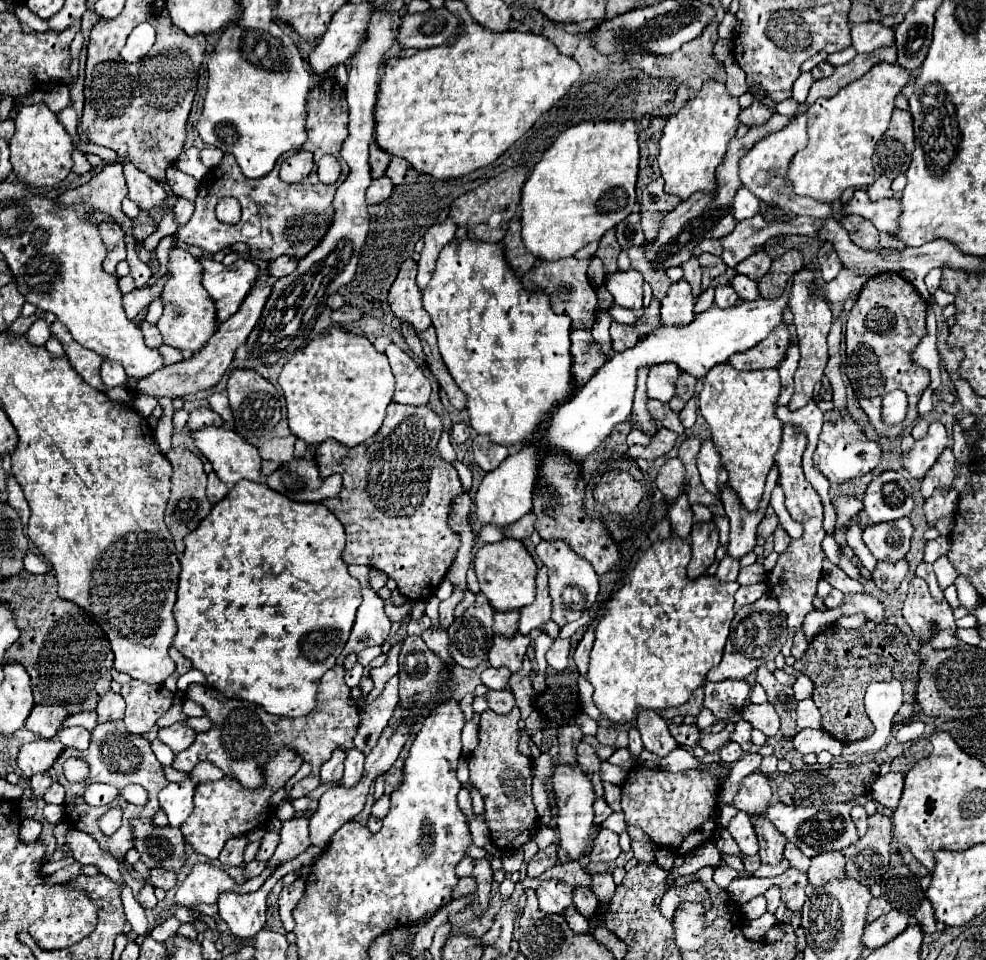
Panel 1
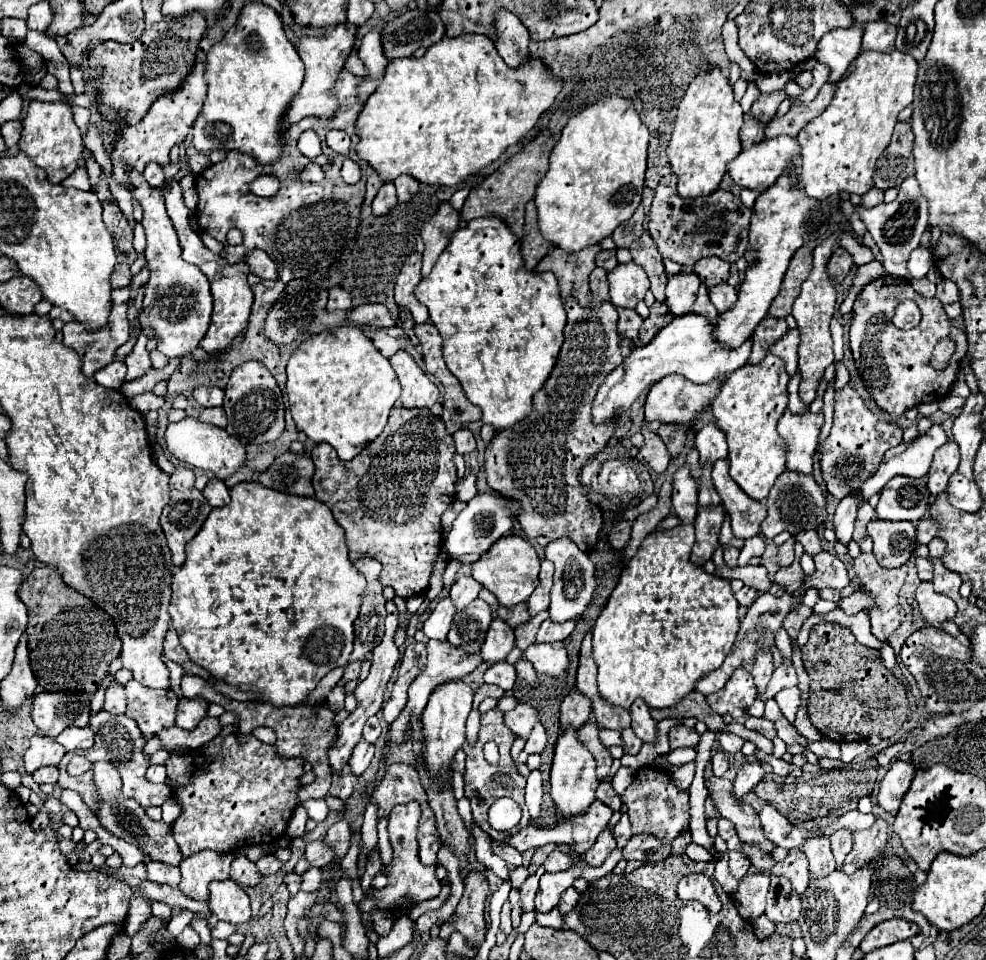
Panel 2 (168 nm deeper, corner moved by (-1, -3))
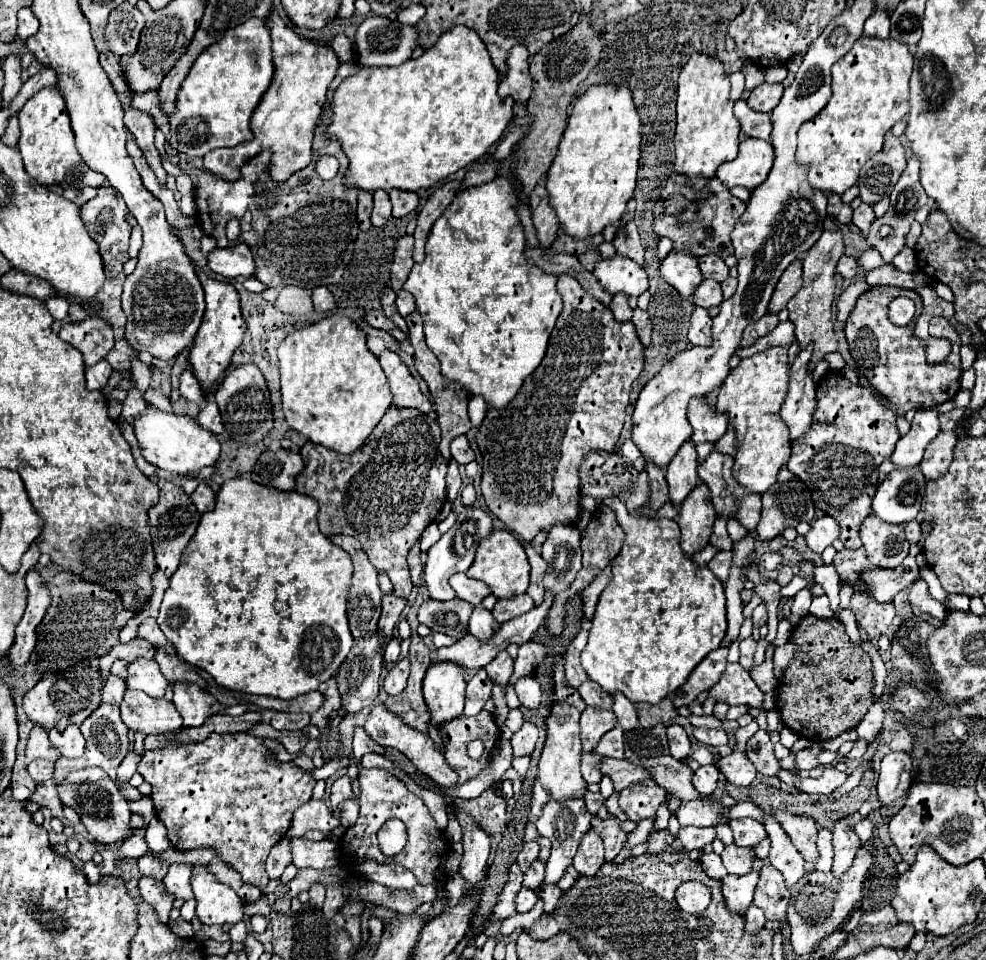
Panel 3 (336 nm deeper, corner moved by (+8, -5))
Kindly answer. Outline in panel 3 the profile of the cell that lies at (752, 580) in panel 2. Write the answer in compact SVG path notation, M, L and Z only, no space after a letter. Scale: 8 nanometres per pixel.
M723 551L723 553L717 553L707 565L721 579L721 583L727 583L727 579L729 579L731 559L733 559L733 553L731 551Z

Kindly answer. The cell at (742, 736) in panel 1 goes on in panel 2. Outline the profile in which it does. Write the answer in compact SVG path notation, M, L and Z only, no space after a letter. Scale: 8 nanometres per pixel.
M720 733L718 743L720 743L722 751L726 751L726 753L738 753L742 749L742 745L744 745L744 739L740 739L738 735L732 735L732 733Z

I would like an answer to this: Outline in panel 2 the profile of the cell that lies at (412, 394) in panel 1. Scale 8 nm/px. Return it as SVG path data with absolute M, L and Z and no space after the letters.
M398 351L390 359L390 363L402 385L402 395L398 399L398 405L432 407L438 401L438 387L428 379L428 375L416 365L416 361L406 351Z

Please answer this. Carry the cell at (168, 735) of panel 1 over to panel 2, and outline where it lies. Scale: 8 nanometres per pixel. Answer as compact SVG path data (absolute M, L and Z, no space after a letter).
M182 697L178 703L178 715L176 715L176 725L182 729L194 729L208 713L208 703L202 697L196 699L186 699Z

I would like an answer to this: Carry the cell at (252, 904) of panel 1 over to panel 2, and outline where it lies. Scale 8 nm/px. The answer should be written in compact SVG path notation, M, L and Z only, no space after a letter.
M232 879L226 881L214 881L208 885L210 891L210 911L220 919L228 921L232 925L244 925L250 921L252 911L250 911L250 899L246 891L236 885Z

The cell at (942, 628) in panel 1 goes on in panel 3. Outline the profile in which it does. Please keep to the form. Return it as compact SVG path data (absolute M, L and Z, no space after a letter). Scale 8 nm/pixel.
M917 579L913 585L911 585L911 591L909 591L909 601L913 607L921 609L921 613L929 615L929 617L937 617L937 619L945 619L947 615L947 609L943 603L935 601L931 595L929 595L929 589L927 589L927 583L923 579Z

